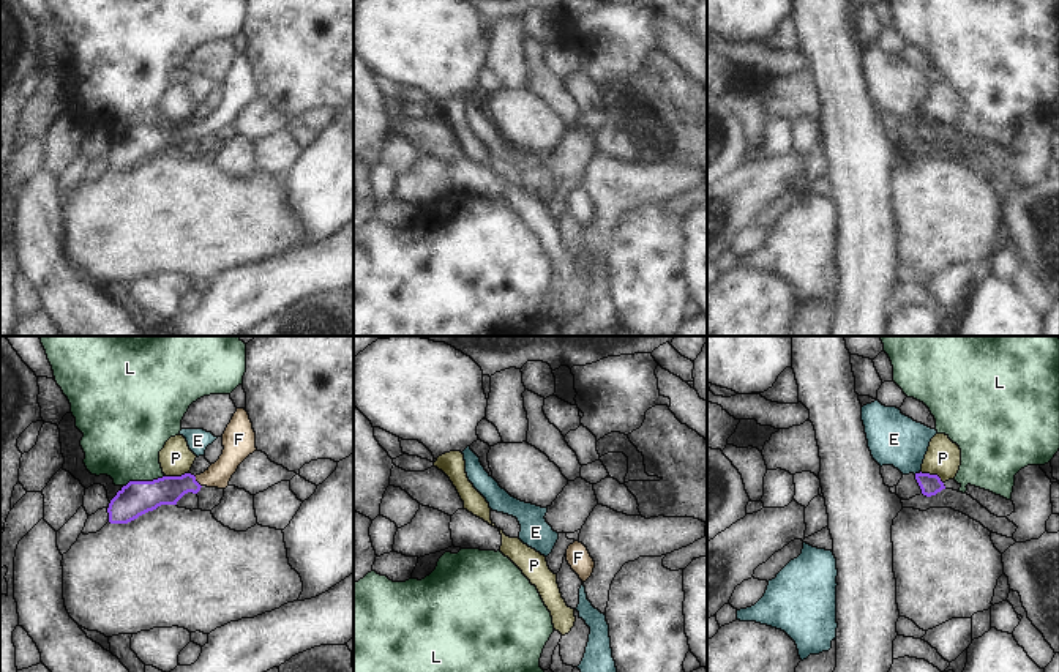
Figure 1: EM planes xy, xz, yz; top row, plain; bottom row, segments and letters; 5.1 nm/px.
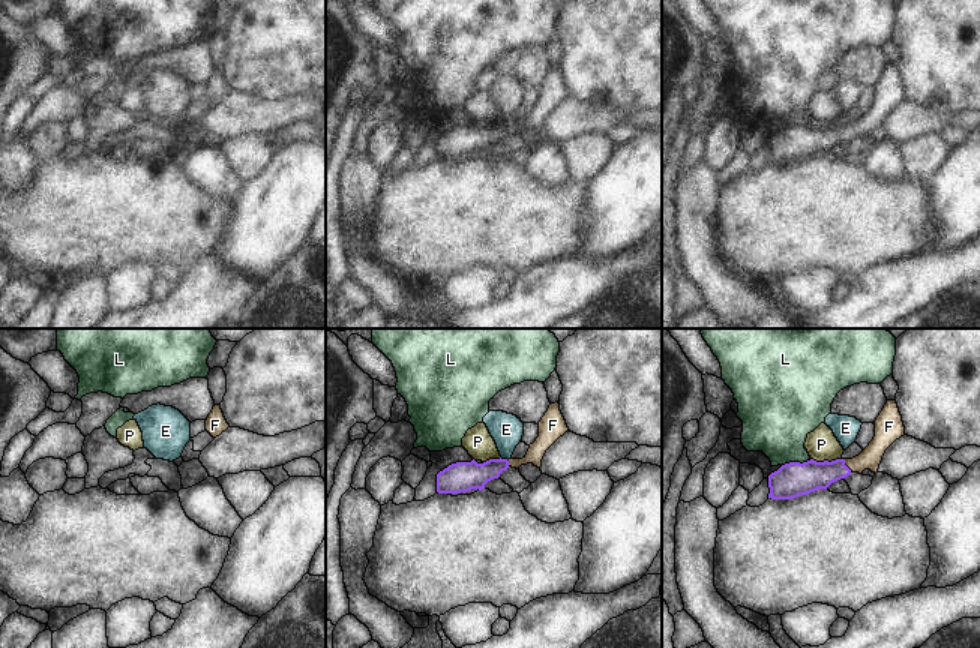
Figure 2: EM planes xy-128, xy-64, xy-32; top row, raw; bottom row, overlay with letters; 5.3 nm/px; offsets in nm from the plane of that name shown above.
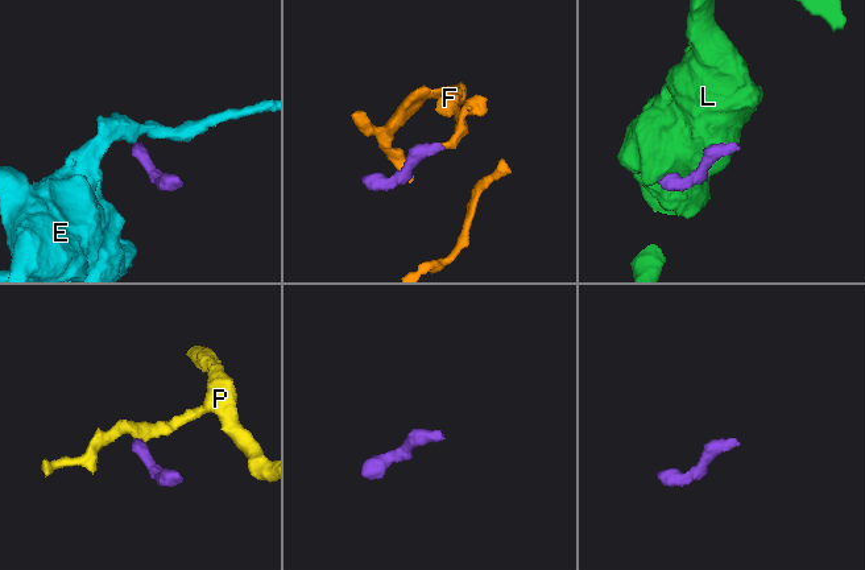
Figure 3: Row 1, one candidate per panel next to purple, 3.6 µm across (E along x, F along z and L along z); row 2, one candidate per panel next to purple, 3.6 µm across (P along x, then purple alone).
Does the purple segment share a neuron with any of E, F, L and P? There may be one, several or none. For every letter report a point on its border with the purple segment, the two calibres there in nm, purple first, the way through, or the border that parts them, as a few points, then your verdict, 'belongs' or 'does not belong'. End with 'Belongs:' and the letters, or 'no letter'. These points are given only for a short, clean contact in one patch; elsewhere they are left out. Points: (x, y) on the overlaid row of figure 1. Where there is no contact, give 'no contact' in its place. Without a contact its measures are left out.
E: meets purple in yz at (917, 474); 110 nm thick on the purple side, 280 nm on the other; border along yz (920, 472), (914, 474); does not belong
F: meets purple in xy at (196, 481); 140 nm thick on the purple side, 130 nm on the other; runs through xy (169, 489), (196, 481), (218, 475); belongs
L: meets purple in xy at (144, 481); 180 nm thick on the purple side, 400 nm on the other; does not belong
P: meets purple in yz at (933, 475); 110 nm thick on the purple side, 180 nm on the other; border along yz (920, 470), (936, 475), (942, 483); does not belong
Belongs: F

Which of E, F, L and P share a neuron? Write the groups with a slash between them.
E / F / L / P

